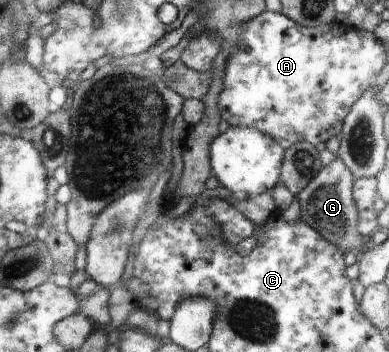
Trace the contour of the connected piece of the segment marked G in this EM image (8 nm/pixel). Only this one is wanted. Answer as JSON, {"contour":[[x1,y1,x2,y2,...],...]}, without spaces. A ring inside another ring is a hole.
{"contour":[[325,149,319,154,322,169,296,195,301,207,301,221,314,228,331,244,345,252,352,249,362,250,367,246,368,242,360,235,357,228,359,213,353,198,353,181,355,177,344,165,344,162,337,157,337,153]]}

